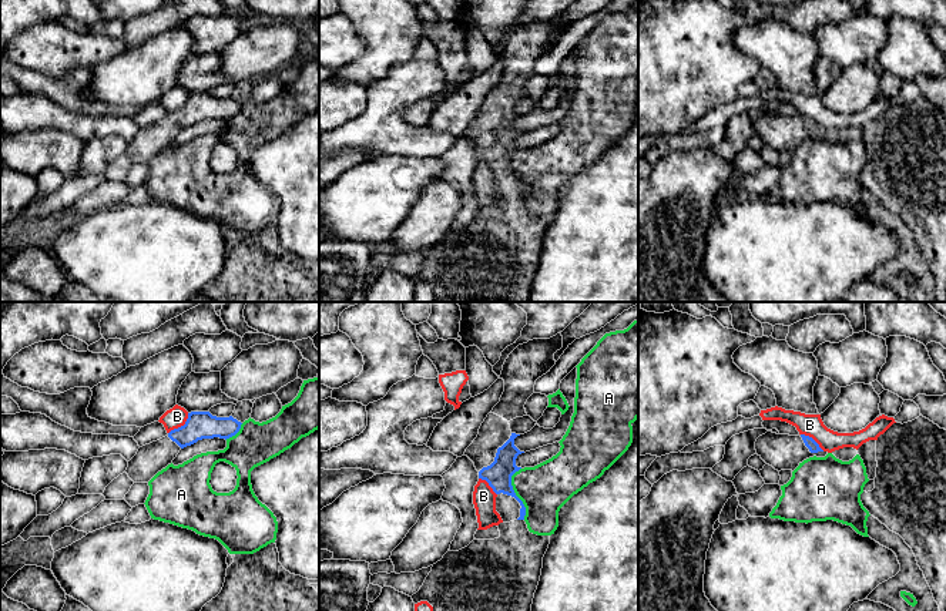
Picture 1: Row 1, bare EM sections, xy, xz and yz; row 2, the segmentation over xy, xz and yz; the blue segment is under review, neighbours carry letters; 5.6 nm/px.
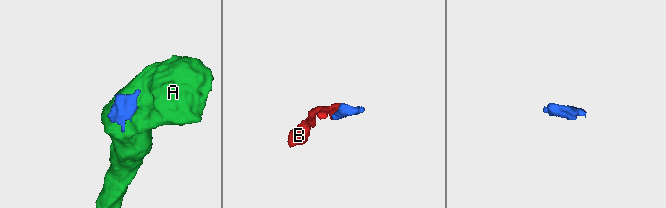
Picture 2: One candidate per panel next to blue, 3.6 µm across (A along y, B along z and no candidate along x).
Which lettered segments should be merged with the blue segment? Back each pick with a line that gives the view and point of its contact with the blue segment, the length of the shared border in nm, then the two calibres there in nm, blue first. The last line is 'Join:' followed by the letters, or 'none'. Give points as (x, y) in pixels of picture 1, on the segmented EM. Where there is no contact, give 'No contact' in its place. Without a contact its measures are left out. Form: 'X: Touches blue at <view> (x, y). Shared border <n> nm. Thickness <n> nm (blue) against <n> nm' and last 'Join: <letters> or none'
Join: none

